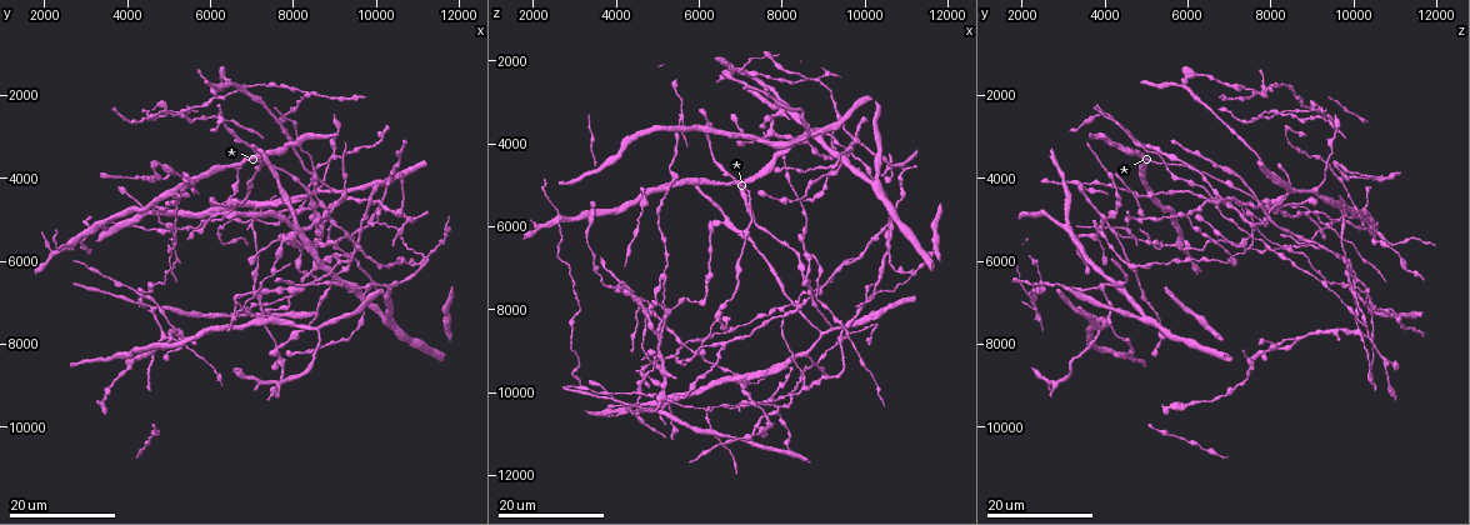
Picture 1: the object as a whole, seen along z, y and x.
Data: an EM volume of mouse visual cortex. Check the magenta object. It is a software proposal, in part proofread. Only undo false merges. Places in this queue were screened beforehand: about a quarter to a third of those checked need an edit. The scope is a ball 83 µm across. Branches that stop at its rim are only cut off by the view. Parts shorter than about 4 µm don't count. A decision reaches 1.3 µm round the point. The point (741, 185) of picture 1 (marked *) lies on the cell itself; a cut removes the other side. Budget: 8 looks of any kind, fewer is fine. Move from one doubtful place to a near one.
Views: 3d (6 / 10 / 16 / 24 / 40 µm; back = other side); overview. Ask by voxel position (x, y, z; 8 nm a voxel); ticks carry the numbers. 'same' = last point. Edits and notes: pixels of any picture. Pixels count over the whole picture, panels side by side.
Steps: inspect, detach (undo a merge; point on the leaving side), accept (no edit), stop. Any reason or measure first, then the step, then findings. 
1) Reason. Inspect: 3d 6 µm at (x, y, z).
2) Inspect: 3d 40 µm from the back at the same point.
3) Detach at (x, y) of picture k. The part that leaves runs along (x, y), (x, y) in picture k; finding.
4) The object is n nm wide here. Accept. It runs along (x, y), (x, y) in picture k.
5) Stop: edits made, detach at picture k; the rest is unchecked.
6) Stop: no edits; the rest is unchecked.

Small branch off a trunk. Inspect: 3d 24 µm at (4550, 6900, 9950).

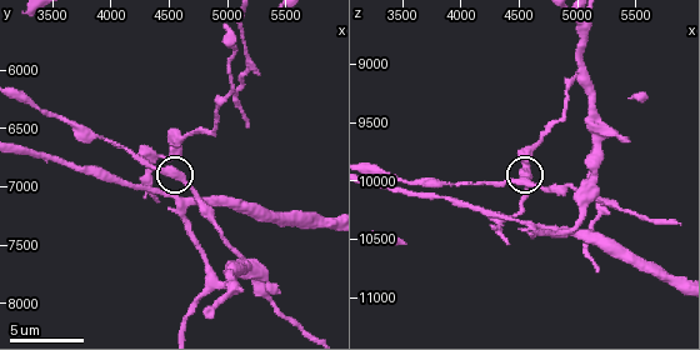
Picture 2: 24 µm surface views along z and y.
Inspect: 3d 6 µm at (4540, 6880, 10040).

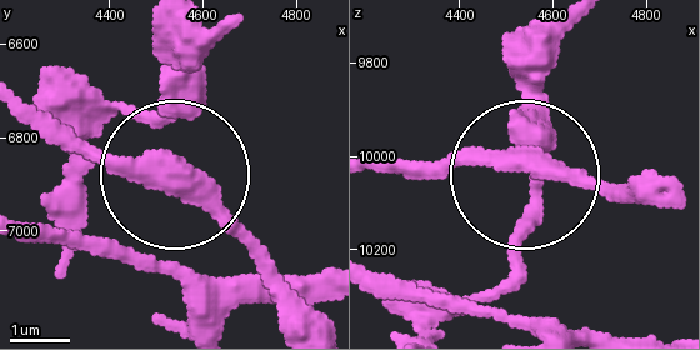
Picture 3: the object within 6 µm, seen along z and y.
Inspect: 3d 6 µm from the back at (4515, 6885, 10005).

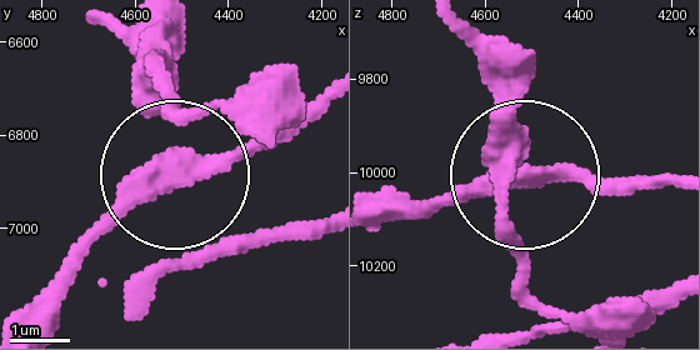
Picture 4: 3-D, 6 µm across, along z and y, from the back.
Accept. Continuous, no second cell.

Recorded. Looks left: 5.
Thick turns thin. Inspect: 3d 16 µm at (6600, 7250, 2450).

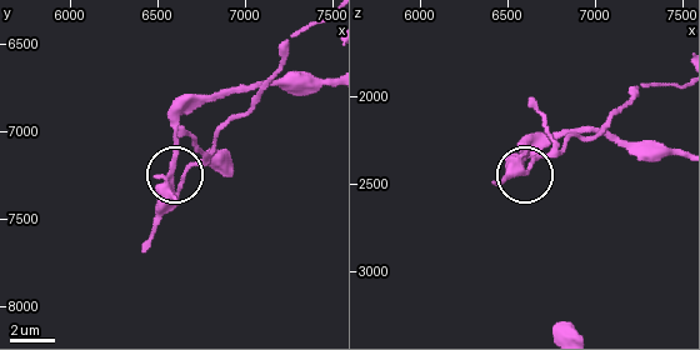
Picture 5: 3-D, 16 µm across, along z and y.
Inspect: 3d 6 µm at (6620, 7300, 2380).

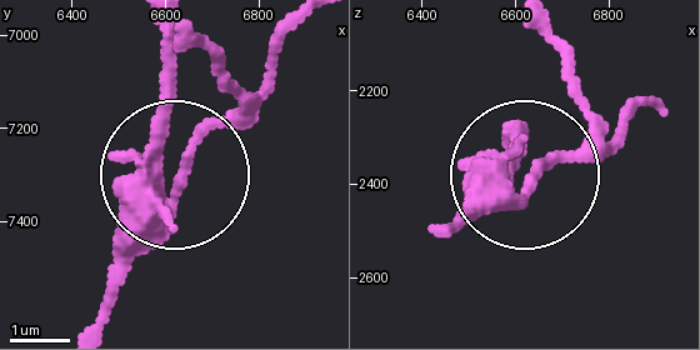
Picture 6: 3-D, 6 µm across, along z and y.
The object is 240 nm wide here. Detach at (213, 126) of picture 6. The part that leaves runs along (171, 191), (291, 33) in picture 6; two cells meet here.

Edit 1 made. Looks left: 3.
Inspect: 3d 16 µm at (2550, 5650, 5700).

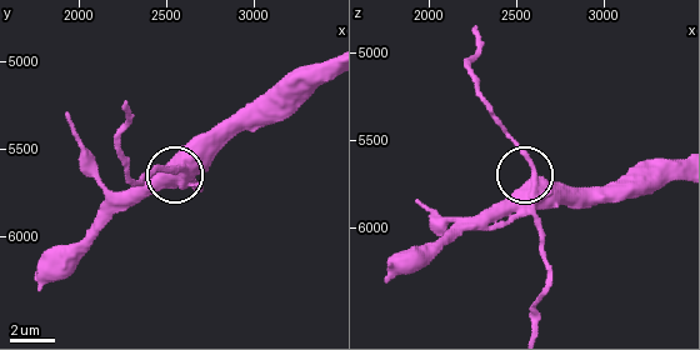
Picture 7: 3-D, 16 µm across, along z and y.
Inspect: 3d 6 µm at the same point.

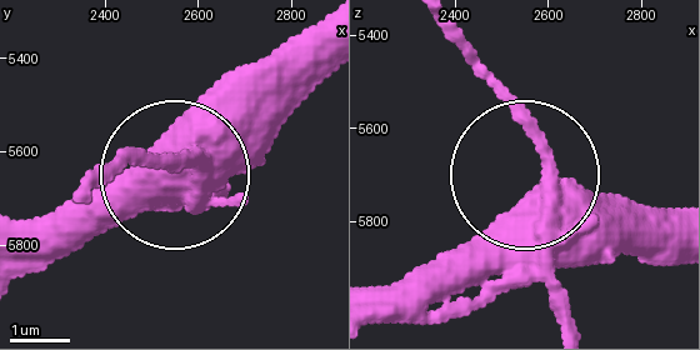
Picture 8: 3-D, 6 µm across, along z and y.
Detach at (550, 306) of picture 8. The part that leaves runs along (554, 218), (564, 318) in picture 8; two cells meet here.

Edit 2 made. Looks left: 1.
Stop: edits made, detach at picture 6, detach at picture 8; the rest is unchecked.

